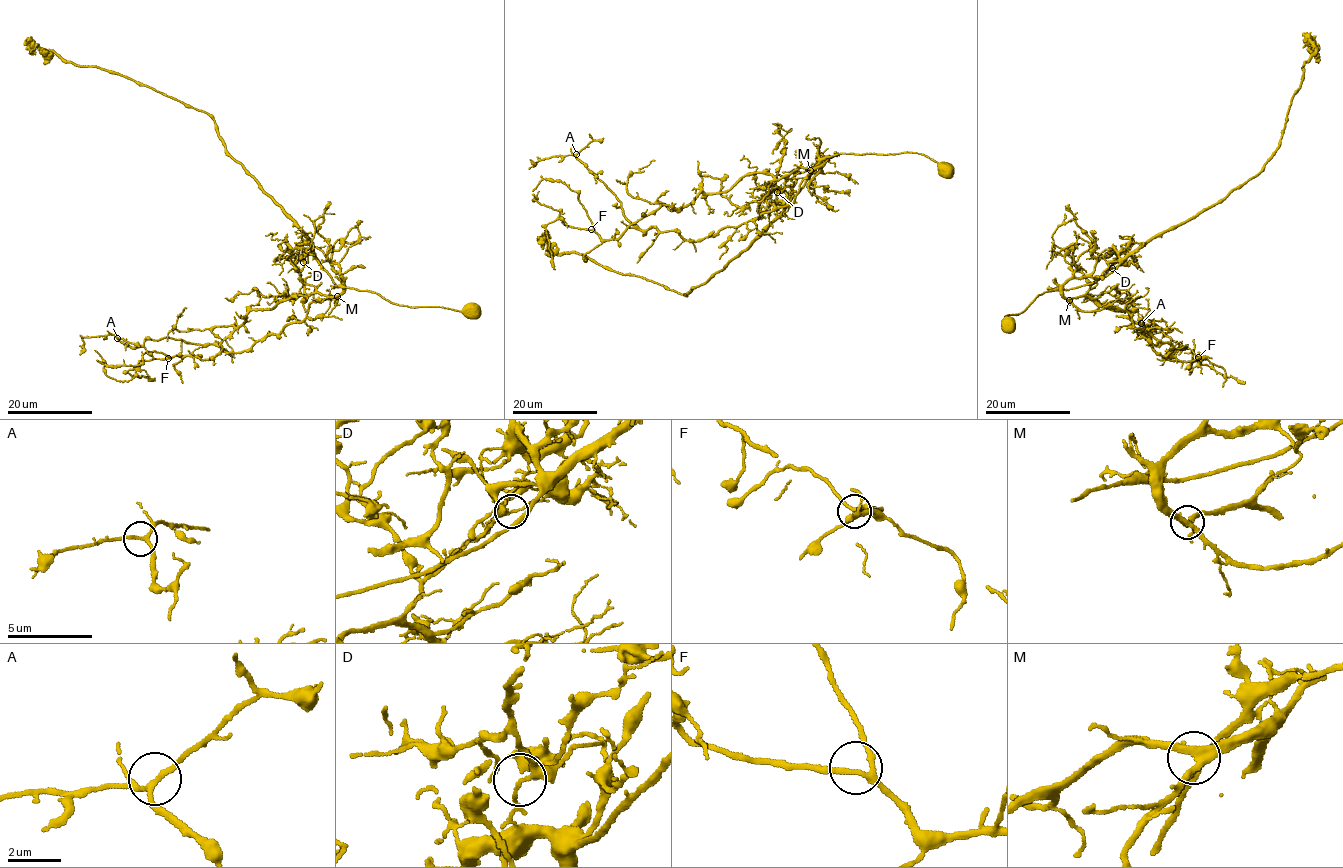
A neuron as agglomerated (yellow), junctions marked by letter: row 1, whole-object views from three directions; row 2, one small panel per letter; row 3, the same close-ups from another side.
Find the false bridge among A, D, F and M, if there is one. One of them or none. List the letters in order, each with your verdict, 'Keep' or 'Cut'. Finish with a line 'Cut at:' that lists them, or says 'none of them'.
A: Keep
D: Cut
F: Keep
M: Keep
Cut at: D

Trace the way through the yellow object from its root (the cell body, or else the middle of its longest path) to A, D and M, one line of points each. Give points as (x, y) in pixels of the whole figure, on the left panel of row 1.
A: (472, 313), (342, 284), (337, 304), (312, 301), (302, 321), (238, 352), (117, 338)
D: (472, 313), (446, 307), (396, 305), (375, 293), (336, 285), (313, 254), (302, 259), (303, 263)
M: (472, 313), (446, 307), (396, 305), (375, 293), (343, 287), (342, 284), (341, 292), (337, 296)

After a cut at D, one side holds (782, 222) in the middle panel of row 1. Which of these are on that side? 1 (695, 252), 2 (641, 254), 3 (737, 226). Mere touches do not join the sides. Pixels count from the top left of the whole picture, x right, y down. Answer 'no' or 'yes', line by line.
1: no
2: no
3: no

